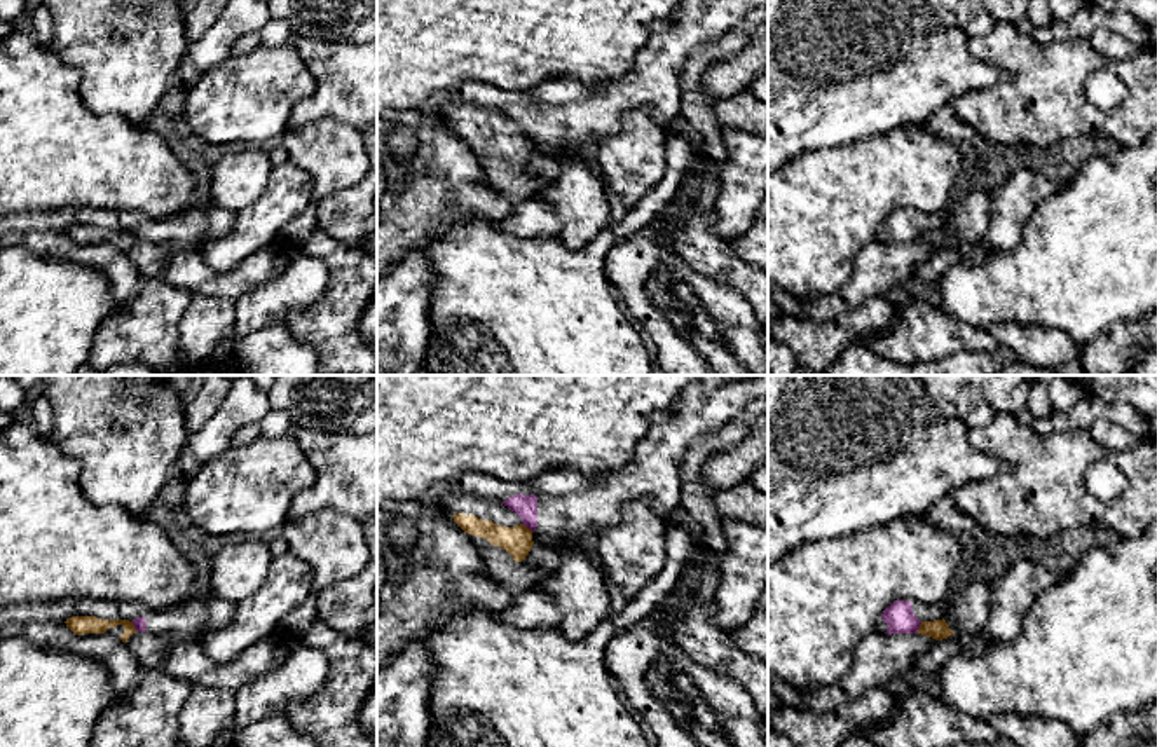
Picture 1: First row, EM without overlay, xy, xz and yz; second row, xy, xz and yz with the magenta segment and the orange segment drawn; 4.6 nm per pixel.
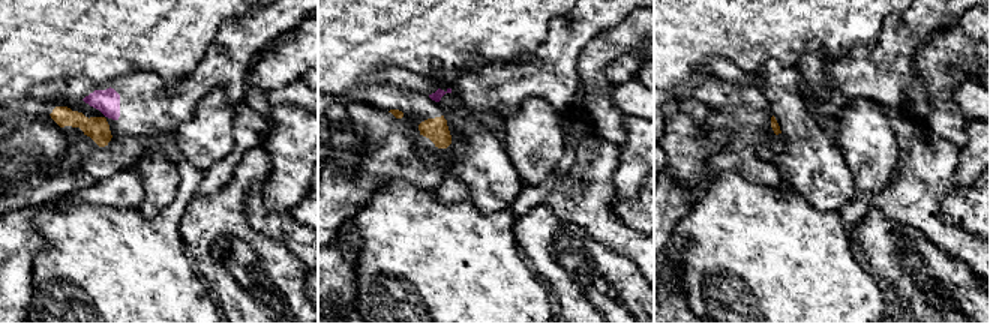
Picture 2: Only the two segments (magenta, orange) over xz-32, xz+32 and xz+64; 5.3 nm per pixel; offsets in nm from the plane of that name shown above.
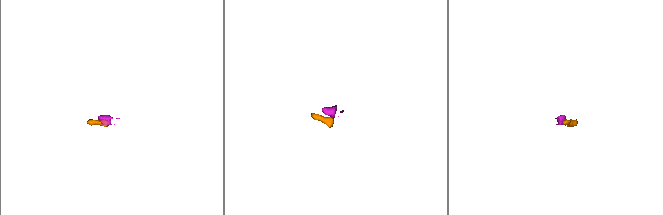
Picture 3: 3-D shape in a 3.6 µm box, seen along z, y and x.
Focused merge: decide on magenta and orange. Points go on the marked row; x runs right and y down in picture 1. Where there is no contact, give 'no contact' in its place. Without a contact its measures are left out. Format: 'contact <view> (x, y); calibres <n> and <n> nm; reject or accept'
contact xz (527, 526); calibres 110 and 140 nm; reject

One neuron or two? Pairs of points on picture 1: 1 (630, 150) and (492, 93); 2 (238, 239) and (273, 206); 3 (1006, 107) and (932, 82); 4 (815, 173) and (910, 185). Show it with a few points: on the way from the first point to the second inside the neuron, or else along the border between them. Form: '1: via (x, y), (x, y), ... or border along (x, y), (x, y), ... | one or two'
1: border along (634, 110), (622, 117), (615, 135), (595, 143) | two
2: via (246, 233), (264, 215) | one
3: border along (1004, 81), (969, 89), (948, 103) | two
4: via (838, 180), (887, 180) | one

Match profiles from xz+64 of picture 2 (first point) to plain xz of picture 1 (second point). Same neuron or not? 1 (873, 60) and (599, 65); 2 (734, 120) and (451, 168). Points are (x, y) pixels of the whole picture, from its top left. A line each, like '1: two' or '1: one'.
1: two
2: one

